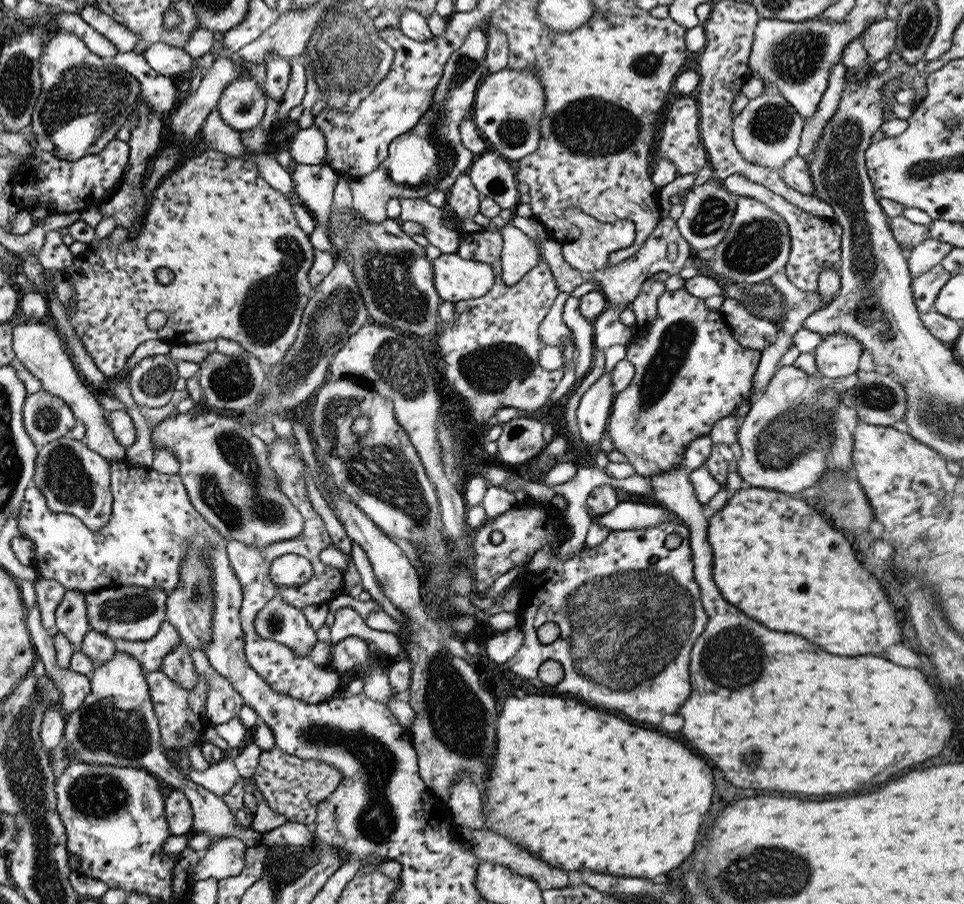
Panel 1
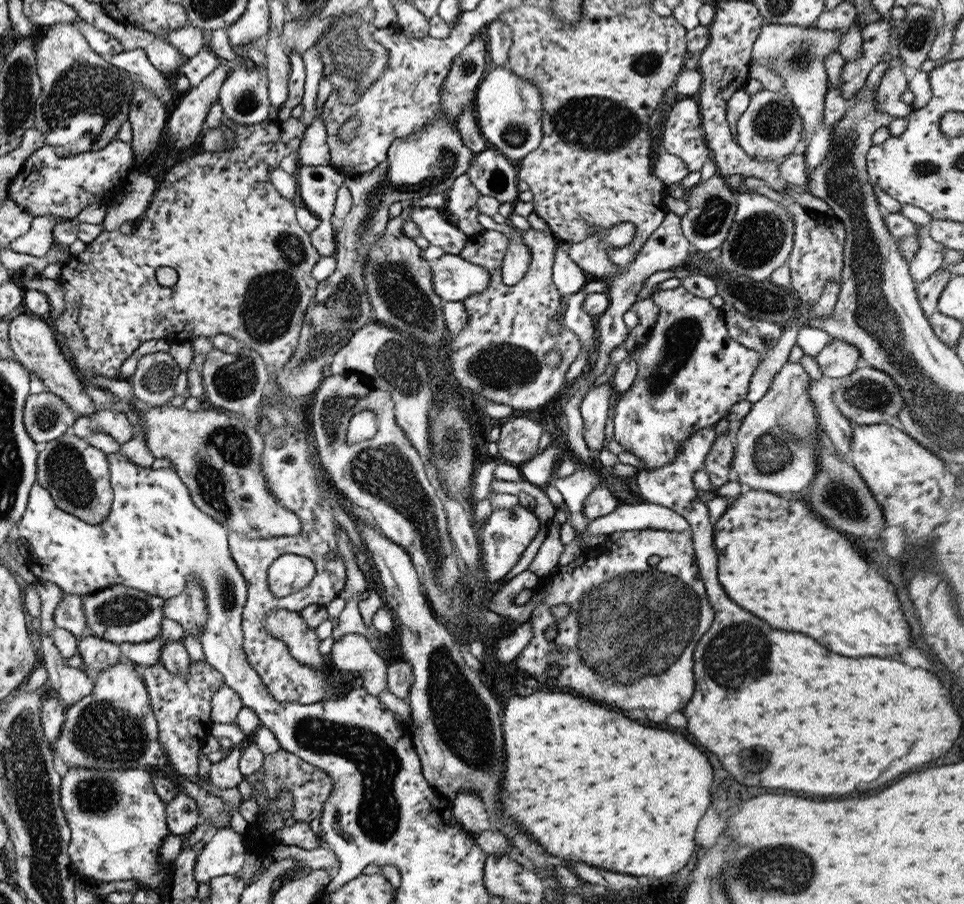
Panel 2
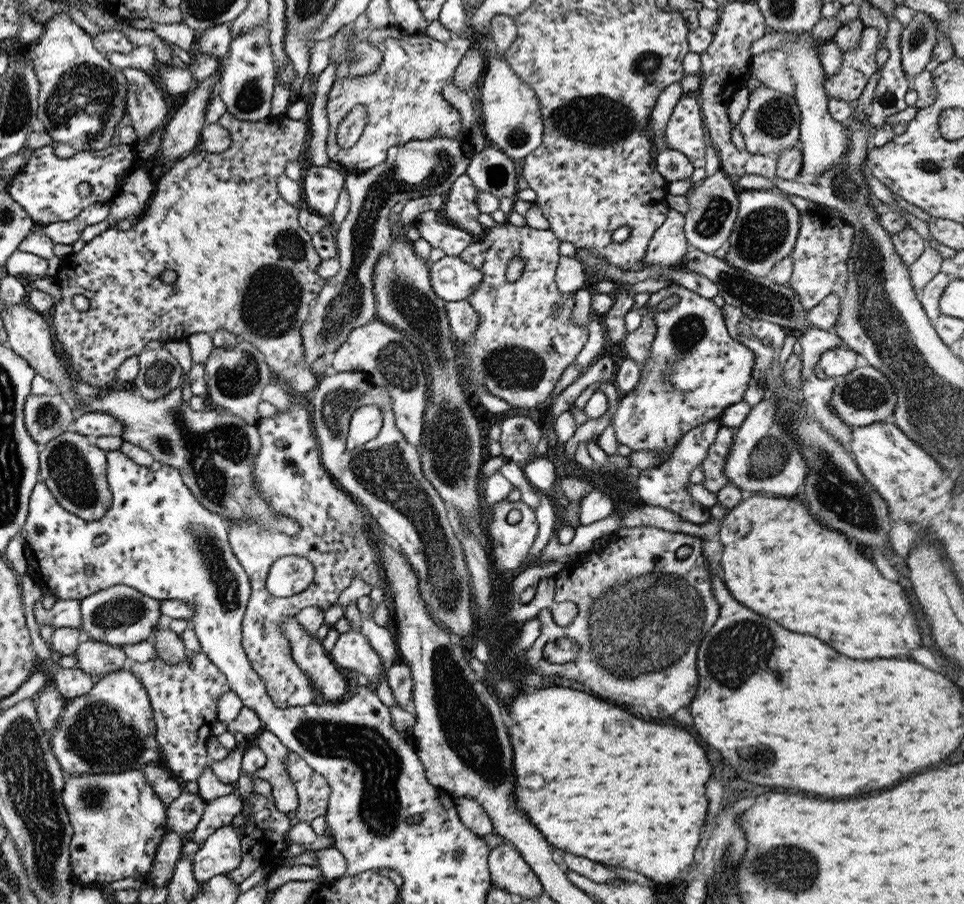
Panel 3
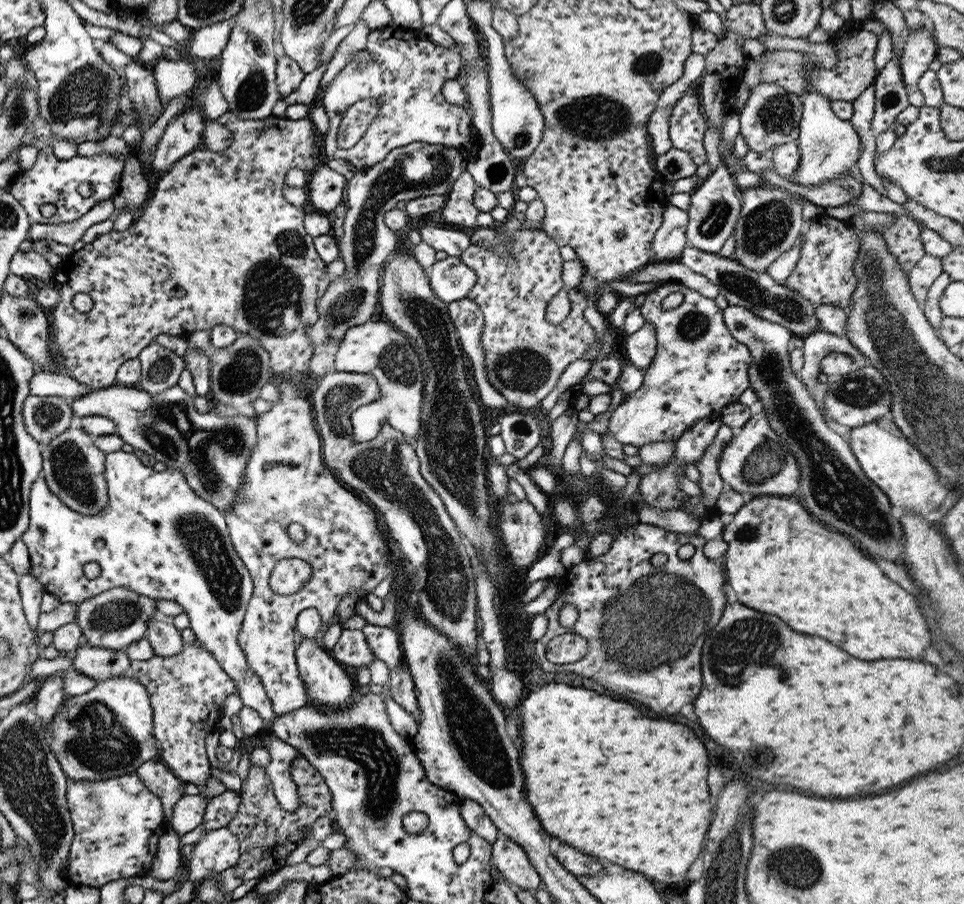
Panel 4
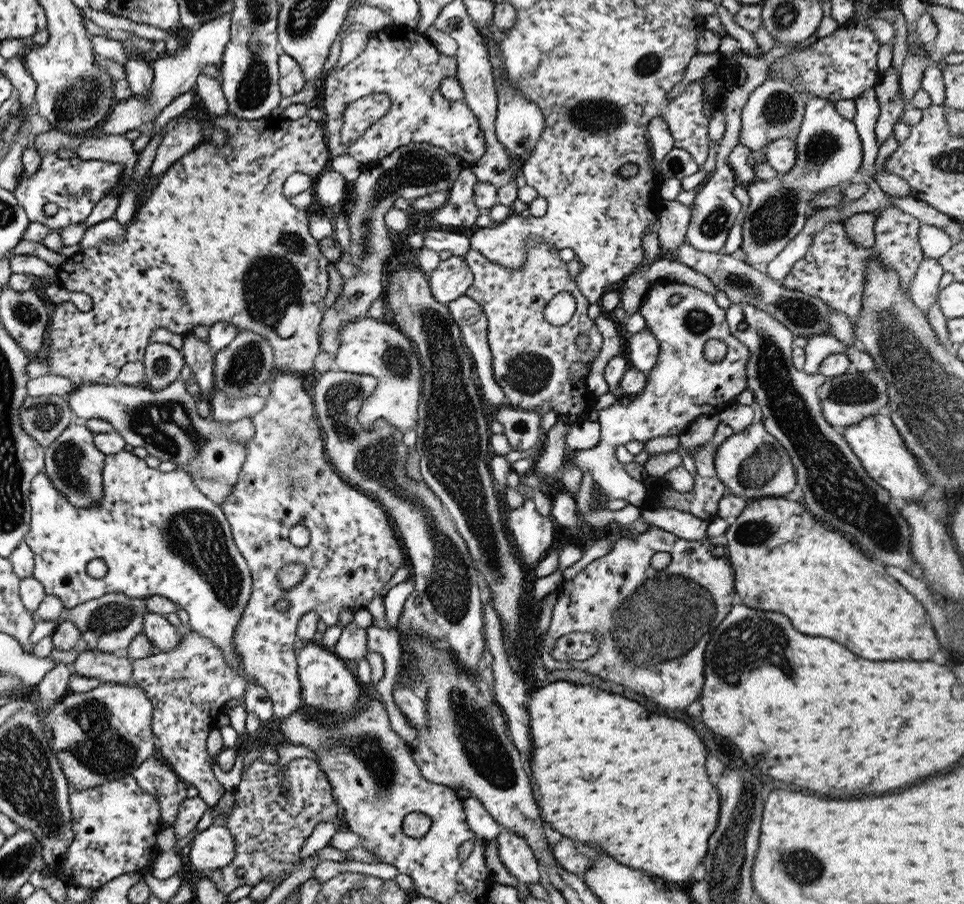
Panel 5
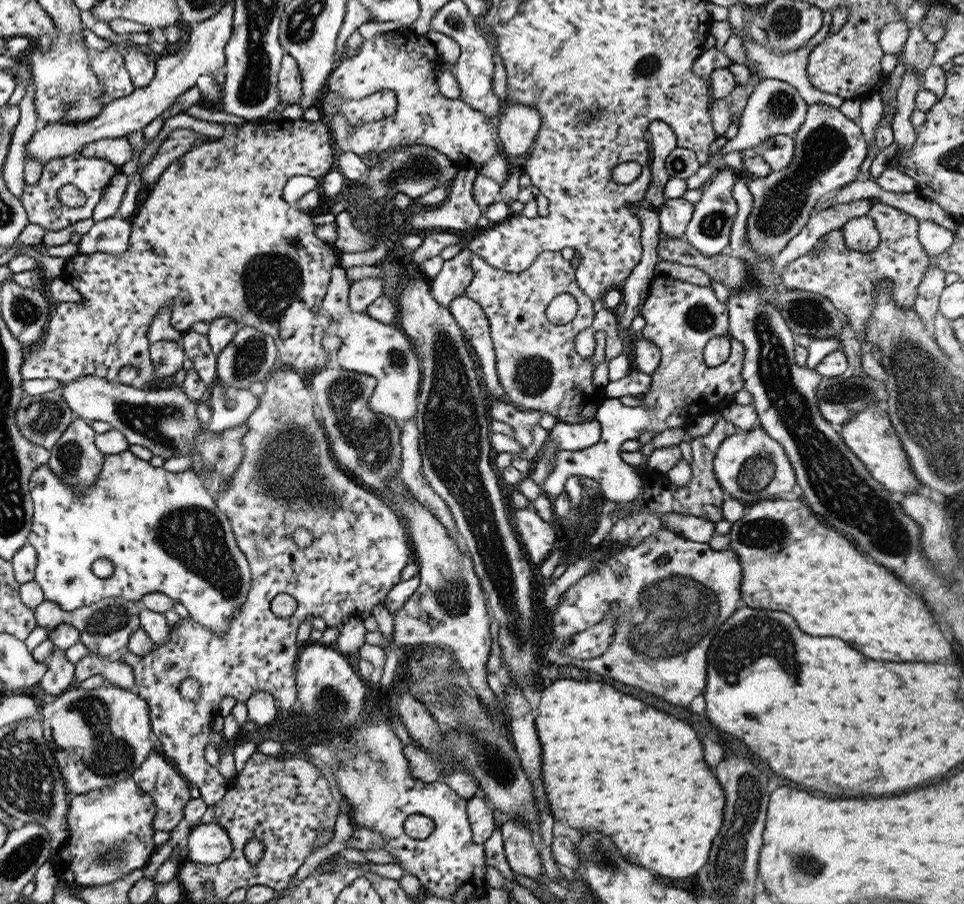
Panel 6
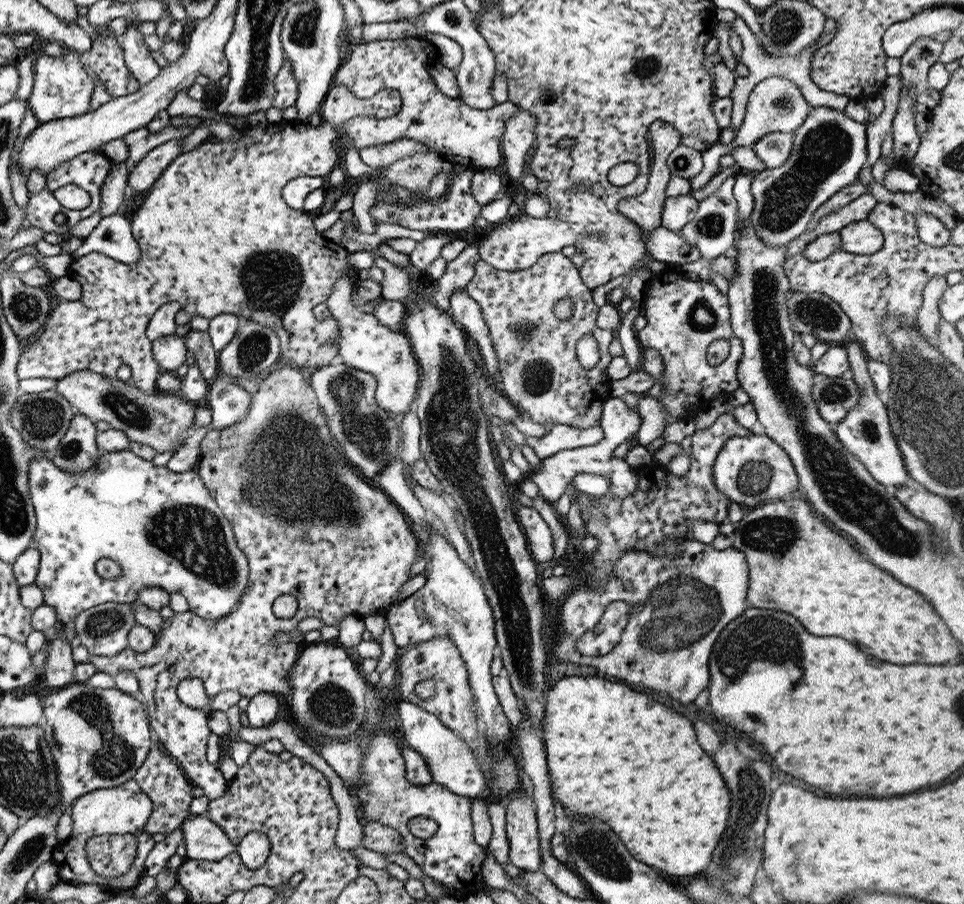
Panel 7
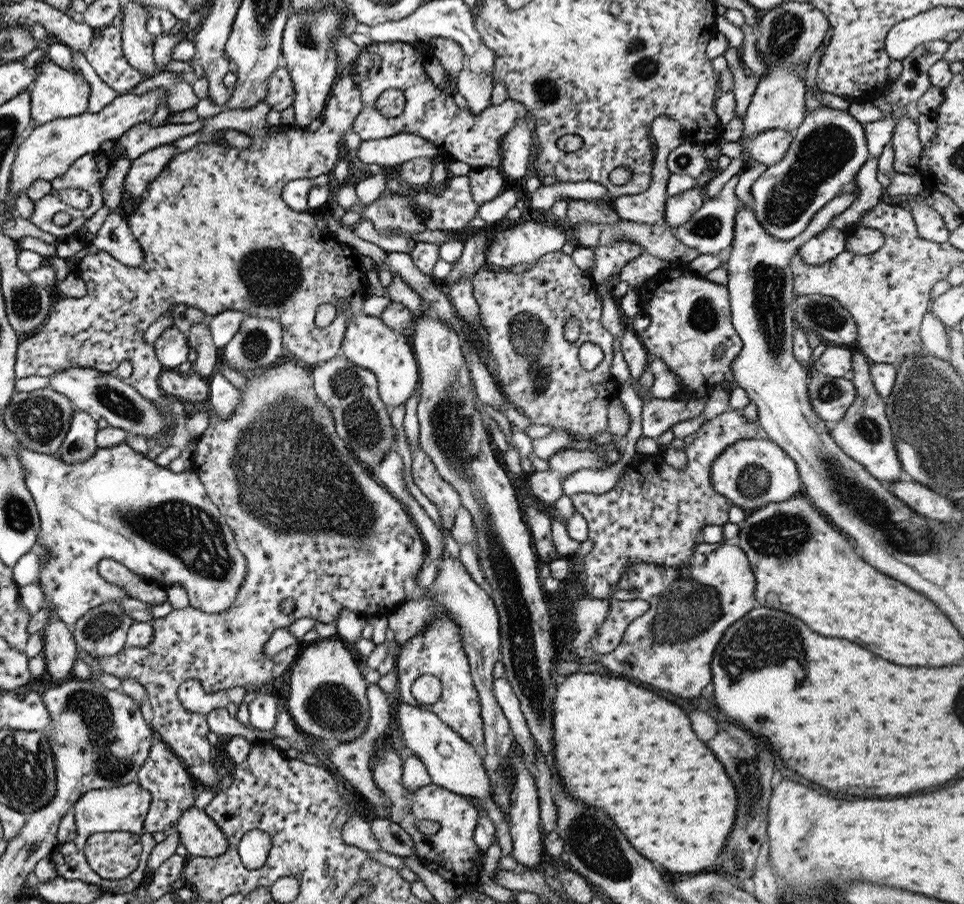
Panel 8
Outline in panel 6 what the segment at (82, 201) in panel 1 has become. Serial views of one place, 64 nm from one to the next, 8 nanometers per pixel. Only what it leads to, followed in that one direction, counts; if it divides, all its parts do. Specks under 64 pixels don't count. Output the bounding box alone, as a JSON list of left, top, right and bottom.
[19,153,119,231]

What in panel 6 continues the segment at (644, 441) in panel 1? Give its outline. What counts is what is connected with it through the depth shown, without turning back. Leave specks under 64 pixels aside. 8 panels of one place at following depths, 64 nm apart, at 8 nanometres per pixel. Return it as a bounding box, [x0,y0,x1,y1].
[540,274,745,503]

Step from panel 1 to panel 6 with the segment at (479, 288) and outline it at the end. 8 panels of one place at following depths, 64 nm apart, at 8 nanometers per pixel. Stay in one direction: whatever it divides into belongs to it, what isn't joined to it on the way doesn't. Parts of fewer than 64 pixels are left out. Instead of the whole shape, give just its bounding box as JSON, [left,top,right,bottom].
[429,249,471,308]

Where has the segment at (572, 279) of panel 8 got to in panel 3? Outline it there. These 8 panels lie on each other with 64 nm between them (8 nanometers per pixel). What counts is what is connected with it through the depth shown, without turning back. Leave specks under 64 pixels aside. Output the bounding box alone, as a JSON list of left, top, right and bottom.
[457,224,587,408]

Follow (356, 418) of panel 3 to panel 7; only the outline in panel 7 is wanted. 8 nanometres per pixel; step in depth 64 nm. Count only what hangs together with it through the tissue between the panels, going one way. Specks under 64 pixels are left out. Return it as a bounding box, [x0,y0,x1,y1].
[324,274,419,417]

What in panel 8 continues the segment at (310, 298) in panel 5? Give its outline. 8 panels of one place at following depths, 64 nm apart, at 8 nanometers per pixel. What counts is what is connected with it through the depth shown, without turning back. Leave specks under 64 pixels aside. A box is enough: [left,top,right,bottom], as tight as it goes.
[14,76,368,418]

